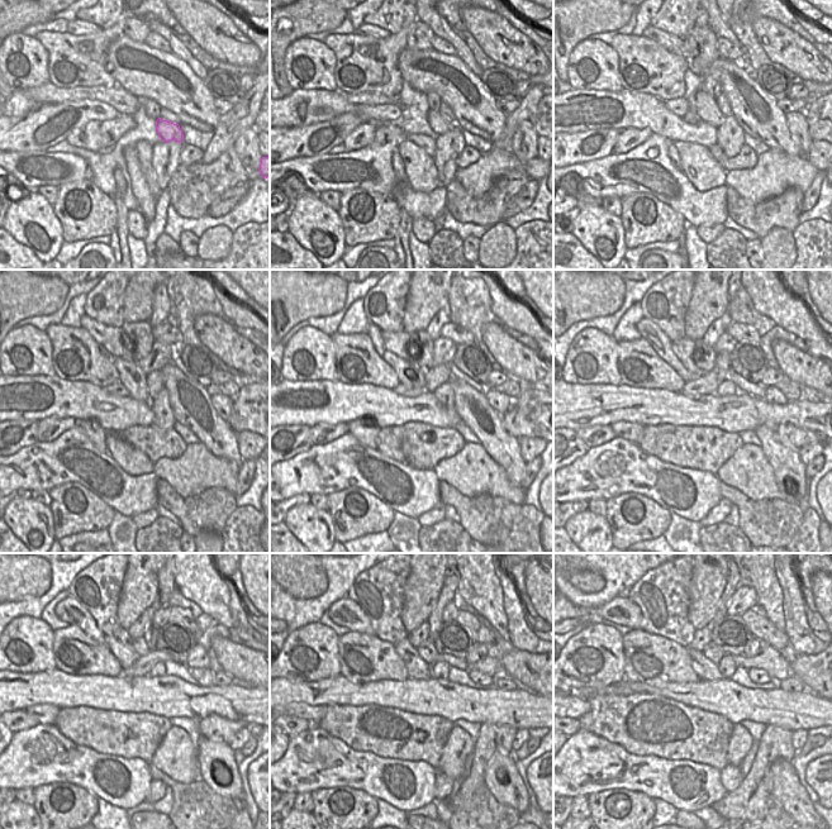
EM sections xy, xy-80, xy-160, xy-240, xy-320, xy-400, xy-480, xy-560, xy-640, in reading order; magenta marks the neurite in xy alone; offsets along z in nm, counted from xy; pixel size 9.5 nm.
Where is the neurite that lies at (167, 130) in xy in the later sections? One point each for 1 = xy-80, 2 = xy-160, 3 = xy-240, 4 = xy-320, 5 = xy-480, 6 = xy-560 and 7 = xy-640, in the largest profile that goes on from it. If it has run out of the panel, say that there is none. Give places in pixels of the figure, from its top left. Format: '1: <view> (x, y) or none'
1: xy-80 (440, 124)
2: xy-160 (707, 109)
3: xy-240 (131, 376)
4: xy-320 (409, 375)
5: xy-480 (69, 610)
6: xy-560 (346, 613)
7: xy-640 (621, 610)

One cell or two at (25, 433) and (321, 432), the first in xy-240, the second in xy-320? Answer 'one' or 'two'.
two

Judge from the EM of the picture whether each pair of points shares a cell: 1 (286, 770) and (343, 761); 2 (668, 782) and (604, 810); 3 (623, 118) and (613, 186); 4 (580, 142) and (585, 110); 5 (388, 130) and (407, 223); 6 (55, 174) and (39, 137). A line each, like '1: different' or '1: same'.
1: same
2: different
3: different
4: different
5: different
6: different

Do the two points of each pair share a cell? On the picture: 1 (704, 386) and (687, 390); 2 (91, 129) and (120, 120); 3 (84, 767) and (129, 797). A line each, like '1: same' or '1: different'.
1: same
2: different
3: same

